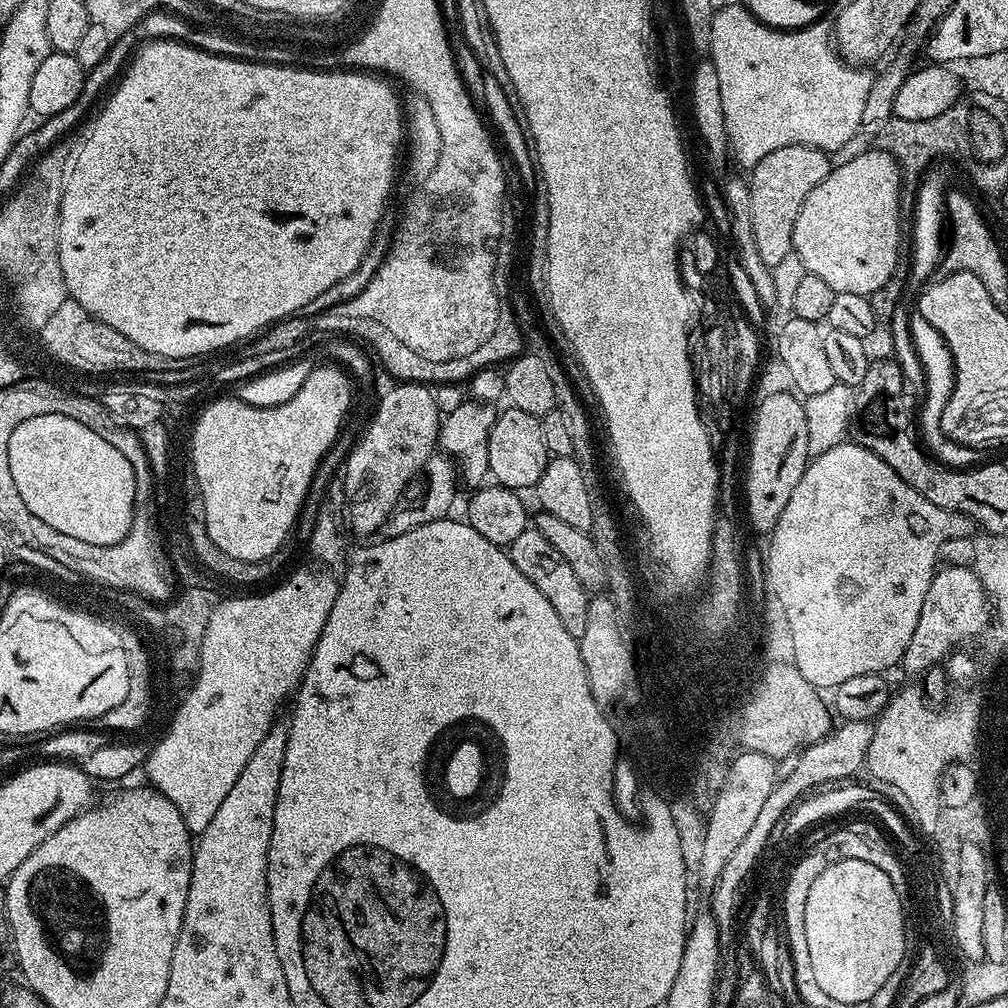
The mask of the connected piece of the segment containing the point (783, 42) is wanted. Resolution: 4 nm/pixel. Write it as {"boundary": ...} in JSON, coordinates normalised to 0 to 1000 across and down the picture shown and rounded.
{"boundary":[[[730,2],[707,11],[702,48],[708,69],[712,69],[724,151],[738,169],[745,169],[749,163],[756,161],[756,157],[760,157],[760,153],[764,153],[764,149],[772,149],[776,145],[799,143],[828,153],[848,137],[849,130],[854,130],[855,109],[859,106],[867,75],[864,70],[861,72],[856,66],[838,63],[833,58],[823,43],[821,24],[811,22],[778,31],[751,20],[737,3]]]}

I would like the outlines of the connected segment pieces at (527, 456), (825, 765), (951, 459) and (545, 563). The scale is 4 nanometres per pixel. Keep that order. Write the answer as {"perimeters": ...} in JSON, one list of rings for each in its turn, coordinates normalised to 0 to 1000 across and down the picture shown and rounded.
{"perimeters":[[[[504,403],[493,412],[490,427],[486,427],[484,467],[487,475],[499,484],[509,486],[531,485],[546,455],[542,435],[538,435],[537,414],[522,411],[522,407]]],[[[842,714],[826,721],[825,725],[812,736],[801,739],[792,749],[792,760],[788,760],[788,764],[784,764],[784,768],[771,777],[764,792],[760,792],[760,797],[756,799],[756,805],[752,810],[772,808],[772,813],[777,814],[795,791],[810,783],[812,776],[840,770],[848,771],[849,765],[852,762],[854,765],[855,759],[860,755],[866,724],[867,720],[862,715]]],[[[909,308],[904,311],[902,325],[905,328],[910,353],[918,365],[918,389],[915,394],[917,402],[913,405],[914,430],[912,429],[912,432],[919,441],[920,447],[933,459],[940,461],[941,464],[955,466],[967,461],[969,459],[967,446],[959,444],[952,437],[941,437],[940,432],[935,427],[935,407],[938,407],[938,399],[942,399],[948,378],[948,368],[942,347],[935,335],[935,331],[931,331],[931,327],[927,327],[927,323],[923,323],[923,319],[919,319],[919,315],[915,315],[913,309]]],[[[526,522],[521,528],[514,530],[514,534],[510,534],[508,540],[503,541],[502,547],[510,562],[514,562],[514,565],[518,565],[518,569],[522,569],[522,573],[526,573],[526,577],[530,577],[530,581],[534,581],[538,589],[542,589],[546,601],[554,605],[554,613],[558,613],[562,625],[565,625],[565,629],[572,633],[581,629],[585,587],[577,581],[577,577],[573,575],[554,546],[531,523]]]]}

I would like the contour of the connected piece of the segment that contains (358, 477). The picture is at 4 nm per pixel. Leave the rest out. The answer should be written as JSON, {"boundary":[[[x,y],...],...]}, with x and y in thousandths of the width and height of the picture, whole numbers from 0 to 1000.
{"boundary":[[[394,380],[391,387],[376,394],[377,402],[365,421],[365,426],[357,433],[354,440],[348,441],[339,461],[339,479],[344,500],[344,523],[357,532],[372,533],[380,525],[385,512],[397,496],[401,484],[419,466],[419,462],[434,447],[437,436],[438,410],[429,394],[429,385],[420,380]]]}

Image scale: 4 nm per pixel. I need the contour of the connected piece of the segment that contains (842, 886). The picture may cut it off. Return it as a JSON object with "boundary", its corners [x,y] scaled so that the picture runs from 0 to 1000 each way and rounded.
{"boundary":[[[828,853],[827,856],[818,859],[818,862],[808,872],[804,879],[804,887],[800,892],[800,930],[802,940],[806,940],[806,960],[810,960],[810,970],[813,972],[815,984],[825,984],[829,992],[861,992],[864,984],[873,977],[873,972],[889,960],[889,952],[893,952],[893,929],[896,926],[891,920],[896,916],[896,901],[892,898],[890,886],[882,883],[881,873],[873,869],[871,859],[863,859],[863,855],[851,855],[850,853]]]}

